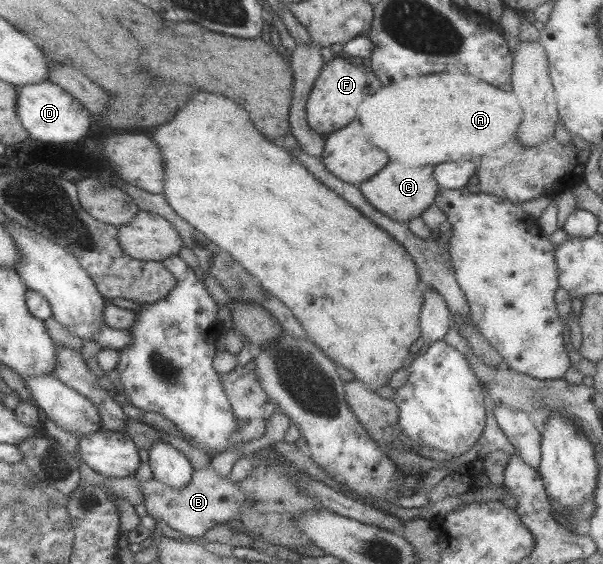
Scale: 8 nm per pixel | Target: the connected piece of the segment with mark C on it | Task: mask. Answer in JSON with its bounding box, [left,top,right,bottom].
[357,161,438,224]

